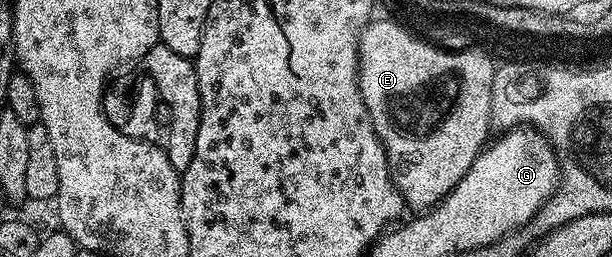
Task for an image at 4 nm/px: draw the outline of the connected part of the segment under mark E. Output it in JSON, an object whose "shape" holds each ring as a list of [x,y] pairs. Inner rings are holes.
{"shape":[[[385,18],[374,19],[365,25],[359,36],[359,83],[361,85],[361,97],[367,106],[367,114],[371,114],[371,122],[375,126],[375,134],[379,134],[383,150],[389,159],[389,173],[393,175],[395,186],[399,194],[403,194],[406,205],[413,210],[428,210],[440,204],[442,198],[454,188],[471,170],[475,158],[481,149],[486,147],[490,139],[493,115],[491,114],[491,86],[493,85],[493,74],[495,71],[495,60],[488,52],[444,52],[425,40],[414,36],[412,31],[400,32],[398,28],[390,27]]]}

